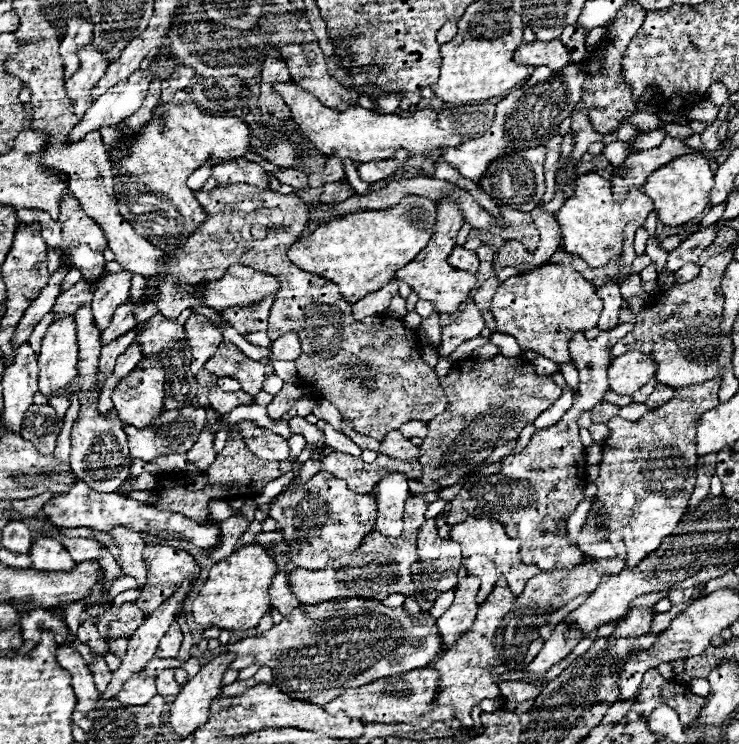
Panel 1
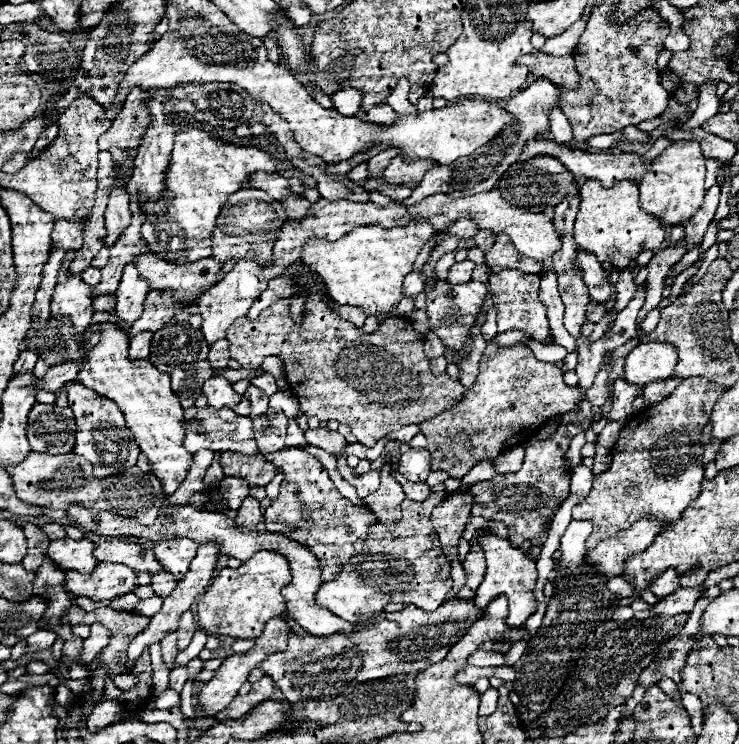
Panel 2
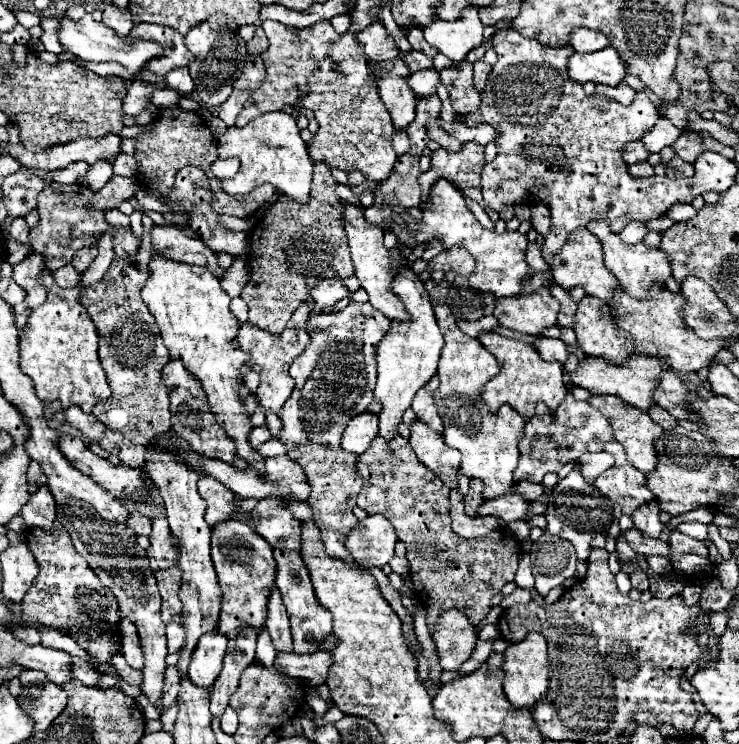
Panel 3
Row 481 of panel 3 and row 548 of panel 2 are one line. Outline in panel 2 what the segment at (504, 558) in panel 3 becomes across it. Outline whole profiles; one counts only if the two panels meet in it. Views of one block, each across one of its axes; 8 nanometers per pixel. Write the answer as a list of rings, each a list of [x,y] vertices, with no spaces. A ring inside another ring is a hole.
[[[432,492],[424,502],[406,498],[402,502],[402,520],[396,526],[386,528],[382,524],[374,524],[364,542],[364,550],[352,556],[338,576],[320,586],[316,592],[318,606],[324,606],[332,614],[352,624],[366,622],[372,614],[382,612],[390,602],[414,604],[428,612],[436,610],[452,588],[450,564],[444,558],[440,542],[430,524],[430,514],[436,504],[442,502],[442,498],[446,498],[446,492]]]

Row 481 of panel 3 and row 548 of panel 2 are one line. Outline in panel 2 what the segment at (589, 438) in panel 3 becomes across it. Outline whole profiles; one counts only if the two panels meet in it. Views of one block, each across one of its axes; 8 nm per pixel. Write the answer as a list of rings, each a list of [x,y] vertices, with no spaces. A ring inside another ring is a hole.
[[[582,400],[572,408],[568,414],[562,414],[560,424],[556,432],[546,438],[546,440],[536,440],[532,438],[526,444],[524,452],[524,462],[518,472],[506,474],[506,476],[494,476],[492,480],[482,480],[470,486],[470,494],[474,496],[474,506],[470,510],[470,518],[482,516],[486,520],[500,520],[508,526],[510,542],[514,548],[520,548],[522,542],[530,540],[532,546],[526,550],[530,558],[538,558],[542,544],[548,538],[548,528],[550,528],[550,518],[558,510],[558,506],[566,500],[570,492],[570,474],[572,468],[566,466],[566,450],[570,446],[570,440],[578,434],[588,430],[592,422],[592,412],[590,412],[590,402]]]

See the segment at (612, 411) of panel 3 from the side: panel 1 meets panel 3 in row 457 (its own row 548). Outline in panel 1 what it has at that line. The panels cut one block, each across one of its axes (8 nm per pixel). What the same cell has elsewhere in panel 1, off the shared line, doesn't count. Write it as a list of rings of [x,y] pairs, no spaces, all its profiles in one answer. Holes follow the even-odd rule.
[[[712,378],[708,382],[696,384],[696,386],[686,386],[676,390],[674,398],[668,400],[664,406],[646,412],[640,420],[628,422],[622,420],[620,416],[610,418],[606,424],[610,428],[610,436],[604,440],[604,458],[600,462],[600,476],[594,480],[598,484],[598,492],[594,496],[596,502],[604,504],[604,512],[608,514],[606,526],[620,534],[628,554],[626,554],[626,568],[636,566],[640,560],[644,560],[650,552],[656,550],[660,544],[658,540],[672,534],[676,524],[682,520],[684,510],[688,506],[690,494],[696,484],[696,420],[719,405],[718,388],[720,388],[720,378]]]

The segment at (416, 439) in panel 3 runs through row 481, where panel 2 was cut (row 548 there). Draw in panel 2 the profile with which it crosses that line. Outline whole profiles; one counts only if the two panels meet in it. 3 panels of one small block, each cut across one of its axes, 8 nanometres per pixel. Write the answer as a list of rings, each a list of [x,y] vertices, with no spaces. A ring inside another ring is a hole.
[[[464,492],[464,494],[454,494],[454,496],[444,498],[430,514],[430,522],[442,544],[442,552],[444,556],[450,558],[450,562],[458,554],[456,550],[458,540],[462,538],[464,526],[470,516],[470,508],[472,508],[472,496]]]

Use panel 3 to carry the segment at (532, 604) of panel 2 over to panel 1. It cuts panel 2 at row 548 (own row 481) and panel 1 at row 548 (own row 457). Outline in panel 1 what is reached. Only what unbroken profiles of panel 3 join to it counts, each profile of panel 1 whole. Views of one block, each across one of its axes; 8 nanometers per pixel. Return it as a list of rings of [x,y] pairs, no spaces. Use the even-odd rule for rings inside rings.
[[[468,516],[464,522],[454,524],[450,528],[450,538],[462,546],[462,564],[468,572],[468,576],[480,578],[480,590],[478,590],[478,604],[486,600],[486,596],[492,592],[496,580],[504,576],[508,580],[508,586],[514,594],[520,594],[526,586],[526,582],[540,572],[540,568],[524,564],[520,558],[518,542],[508,538],[502,524],[492,518],[480,518],[480,516]]]

